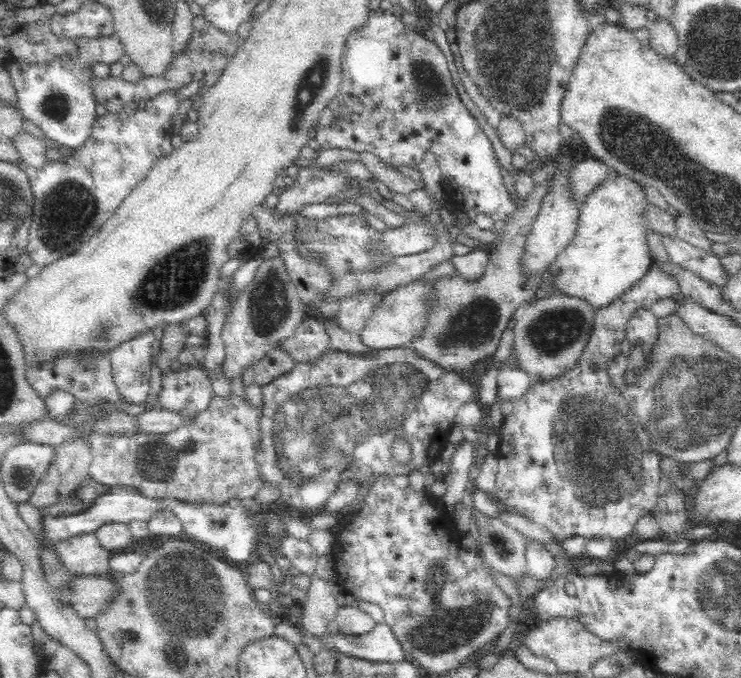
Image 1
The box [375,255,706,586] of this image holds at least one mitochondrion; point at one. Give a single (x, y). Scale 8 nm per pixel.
(599, 478)

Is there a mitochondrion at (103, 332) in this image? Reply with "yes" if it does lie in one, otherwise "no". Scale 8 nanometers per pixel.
yes

